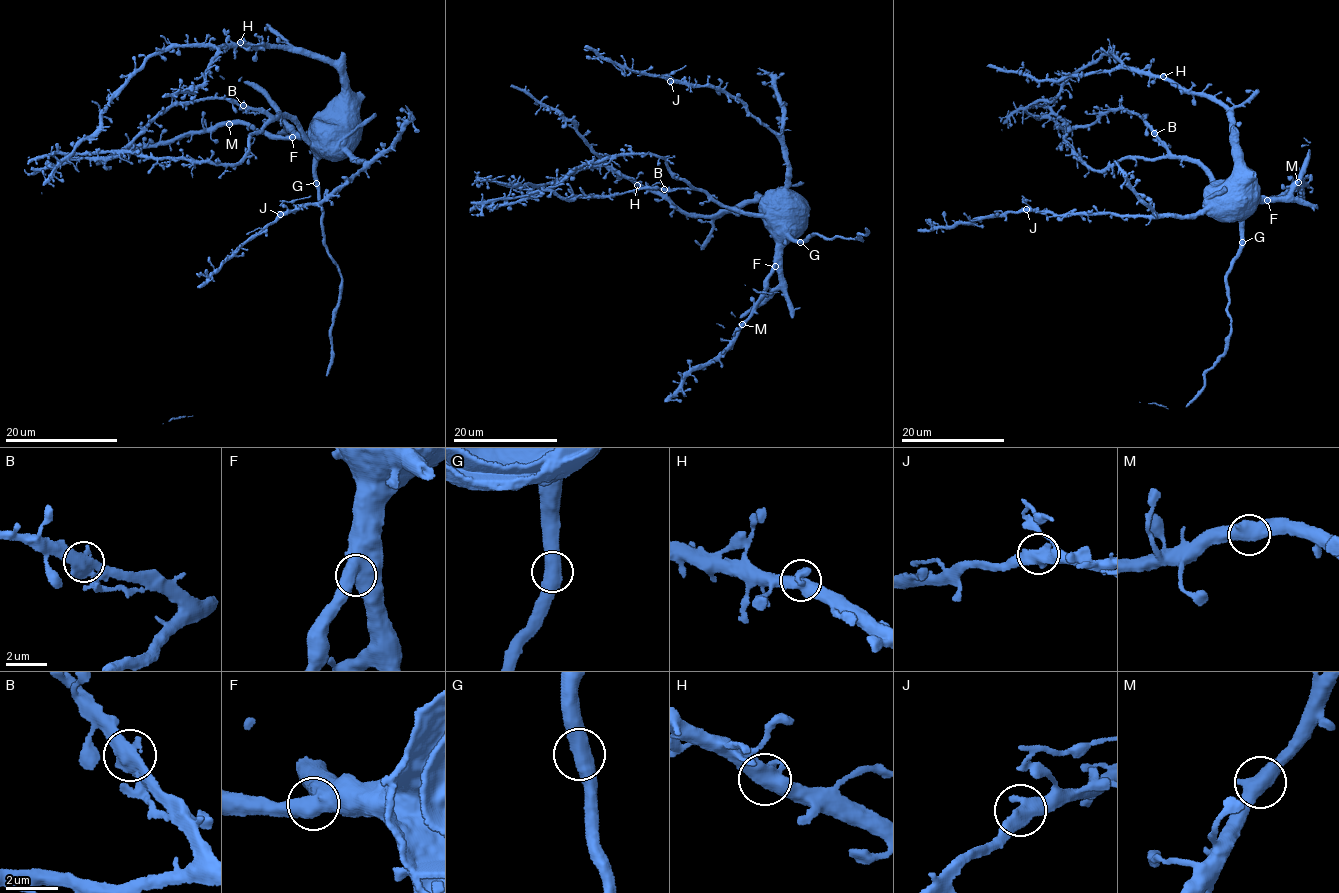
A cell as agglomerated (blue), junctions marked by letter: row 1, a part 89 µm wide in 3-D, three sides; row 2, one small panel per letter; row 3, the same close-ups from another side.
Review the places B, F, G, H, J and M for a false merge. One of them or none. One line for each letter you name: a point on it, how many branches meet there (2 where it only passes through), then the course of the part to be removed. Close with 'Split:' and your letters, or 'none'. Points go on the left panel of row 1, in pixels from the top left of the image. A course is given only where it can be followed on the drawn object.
Split: none

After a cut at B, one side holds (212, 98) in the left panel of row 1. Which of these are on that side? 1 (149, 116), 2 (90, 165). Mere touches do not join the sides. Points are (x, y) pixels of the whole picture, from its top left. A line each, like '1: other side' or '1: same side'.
1: same side
2: same side

